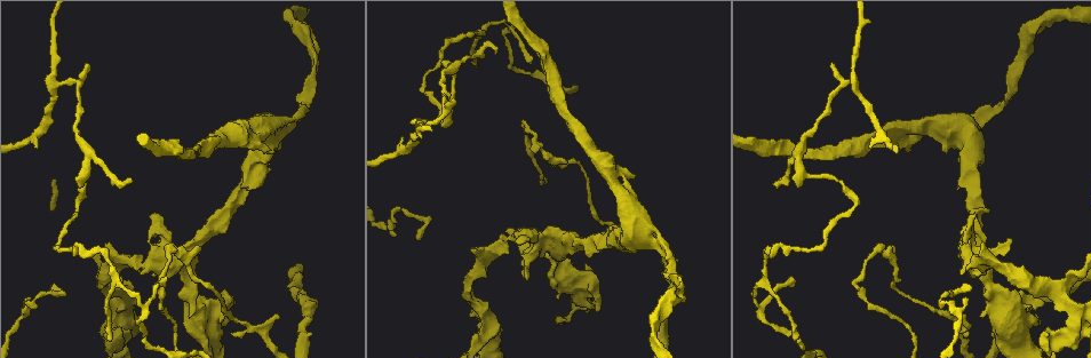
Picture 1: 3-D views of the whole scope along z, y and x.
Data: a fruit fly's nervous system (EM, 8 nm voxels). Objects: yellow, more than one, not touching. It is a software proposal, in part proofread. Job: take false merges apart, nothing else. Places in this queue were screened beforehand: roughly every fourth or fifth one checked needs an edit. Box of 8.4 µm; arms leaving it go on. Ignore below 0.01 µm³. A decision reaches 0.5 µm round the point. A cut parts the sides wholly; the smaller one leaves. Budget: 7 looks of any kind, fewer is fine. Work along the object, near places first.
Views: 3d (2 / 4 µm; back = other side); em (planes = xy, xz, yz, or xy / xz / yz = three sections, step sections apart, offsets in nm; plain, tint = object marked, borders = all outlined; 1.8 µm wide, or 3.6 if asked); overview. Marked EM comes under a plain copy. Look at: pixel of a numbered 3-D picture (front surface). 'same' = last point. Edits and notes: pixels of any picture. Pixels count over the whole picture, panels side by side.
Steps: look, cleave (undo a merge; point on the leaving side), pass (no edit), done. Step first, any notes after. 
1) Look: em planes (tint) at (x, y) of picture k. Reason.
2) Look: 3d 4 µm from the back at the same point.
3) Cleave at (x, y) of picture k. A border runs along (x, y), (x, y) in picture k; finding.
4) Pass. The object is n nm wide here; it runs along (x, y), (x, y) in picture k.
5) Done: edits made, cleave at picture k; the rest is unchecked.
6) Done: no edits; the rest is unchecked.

Look: em planes (tint) at (843, 184) of picture 1. Thin neck.

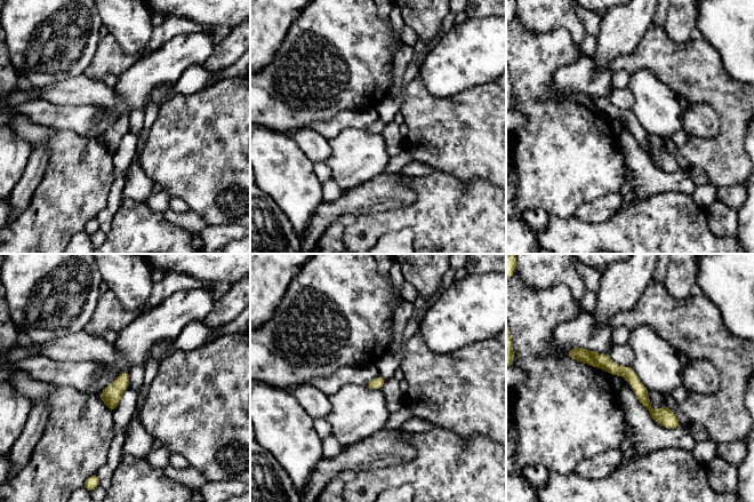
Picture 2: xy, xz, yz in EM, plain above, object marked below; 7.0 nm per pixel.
Pass. The object is 80 nm wide here; continuous, no second cell.

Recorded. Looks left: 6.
Look: 3d 2 µm at (547, 231) of picture 1.

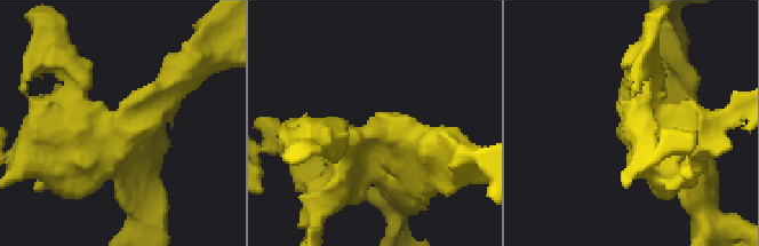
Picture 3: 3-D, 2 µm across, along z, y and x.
Look: em yz step 8 (tint) at (381, 131) of picture 3.

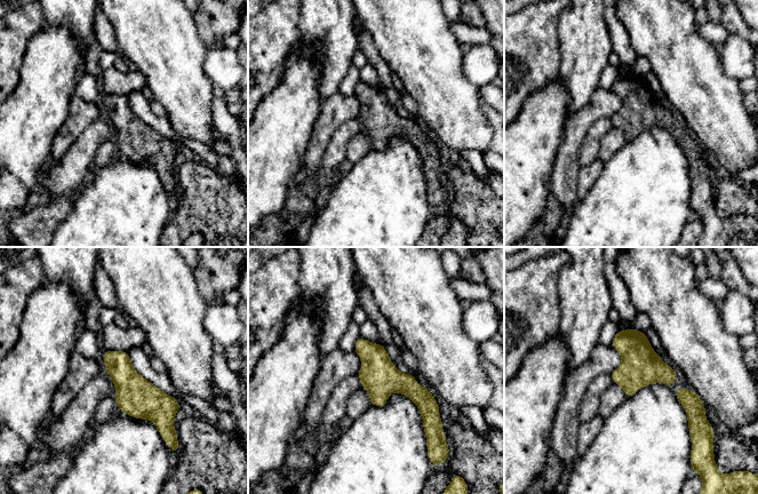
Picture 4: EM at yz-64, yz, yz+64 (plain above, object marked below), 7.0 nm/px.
Pass. It runs along (360, 341), (435, 411) in picture 4; continuous, no second cell.

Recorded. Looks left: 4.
Look: 3d 4 µm at (487, 347) of picture 1.

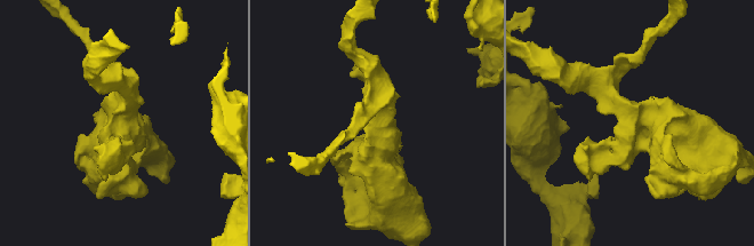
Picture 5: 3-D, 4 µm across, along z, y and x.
Look: em planes (tint) at (373, 119) of picture 5. 4 arms meet here.

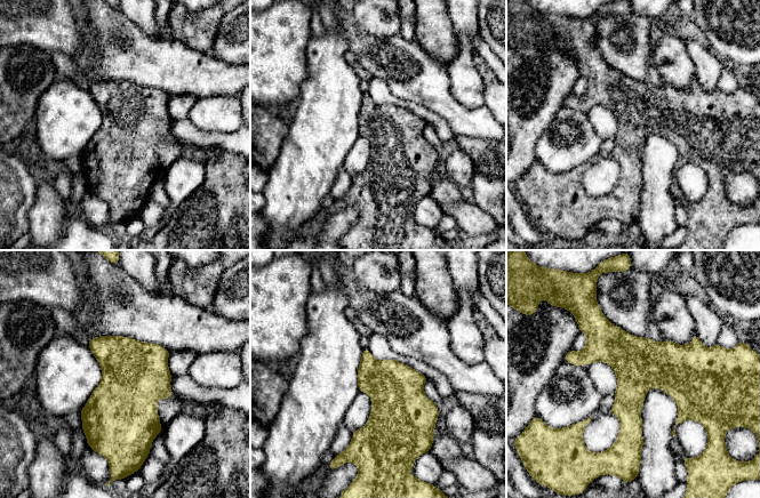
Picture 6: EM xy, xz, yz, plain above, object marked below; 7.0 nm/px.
Pass. It runs along (569, 358), (626, 354), (703, 372) in picture 6; all the same cell.

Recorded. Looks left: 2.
Done: no edits; the rest is unchecked.

